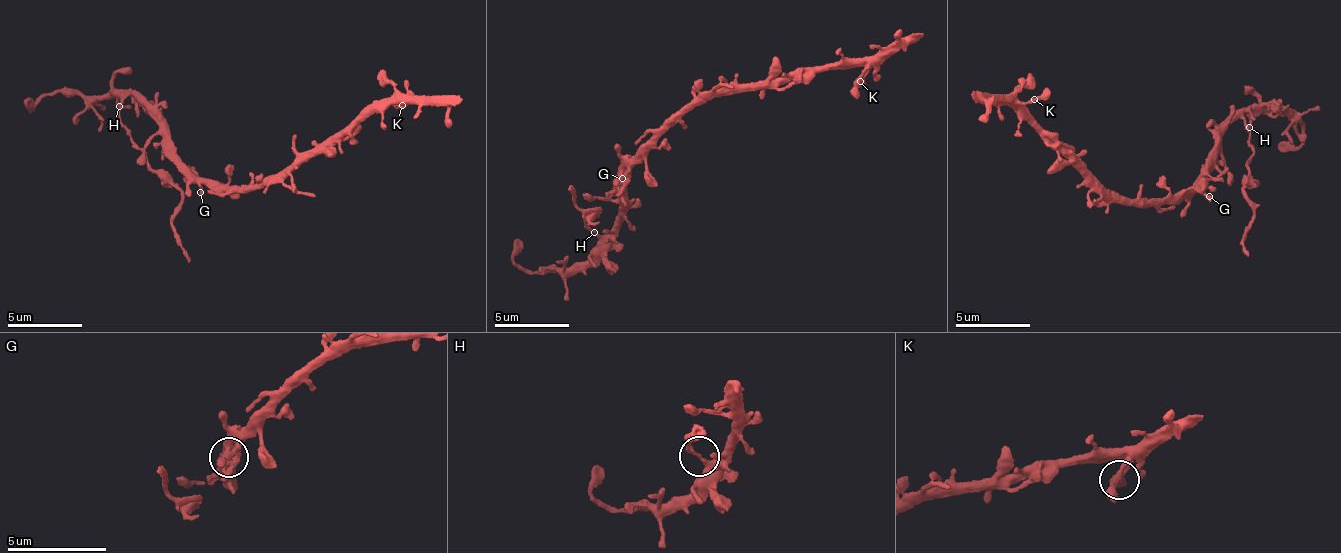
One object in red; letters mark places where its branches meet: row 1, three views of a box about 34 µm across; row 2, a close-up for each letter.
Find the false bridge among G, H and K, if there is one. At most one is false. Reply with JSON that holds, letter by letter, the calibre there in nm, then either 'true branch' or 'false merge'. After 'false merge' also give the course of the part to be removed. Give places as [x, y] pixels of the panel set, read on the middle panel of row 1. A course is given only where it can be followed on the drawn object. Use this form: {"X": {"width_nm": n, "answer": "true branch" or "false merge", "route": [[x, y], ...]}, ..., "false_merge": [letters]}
{"G": {"width_nm": 170, "answer": "true branch"}, "H": {"width_nm": 160, "answer": "false merge", "route": [[595, 231], [585, 223], [586, 228], [584, 220], [599, 210], [572, 199], [568, 187], [571, 190]]}, "K": {"width_nm": 240, "answer": "true branch"}, "false_merge": ["H"]}

